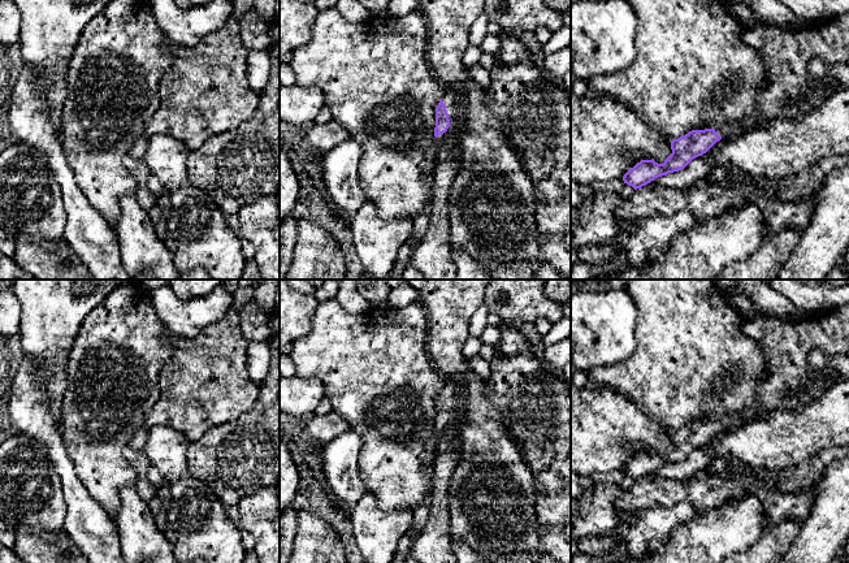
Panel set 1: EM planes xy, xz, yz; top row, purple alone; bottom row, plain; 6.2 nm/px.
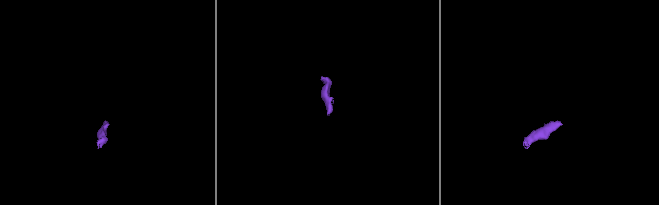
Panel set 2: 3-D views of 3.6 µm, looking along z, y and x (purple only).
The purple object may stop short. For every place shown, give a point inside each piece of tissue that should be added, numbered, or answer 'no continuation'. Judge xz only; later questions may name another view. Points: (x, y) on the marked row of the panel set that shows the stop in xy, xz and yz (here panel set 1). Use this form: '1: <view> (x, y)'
1: xz (492, 209)

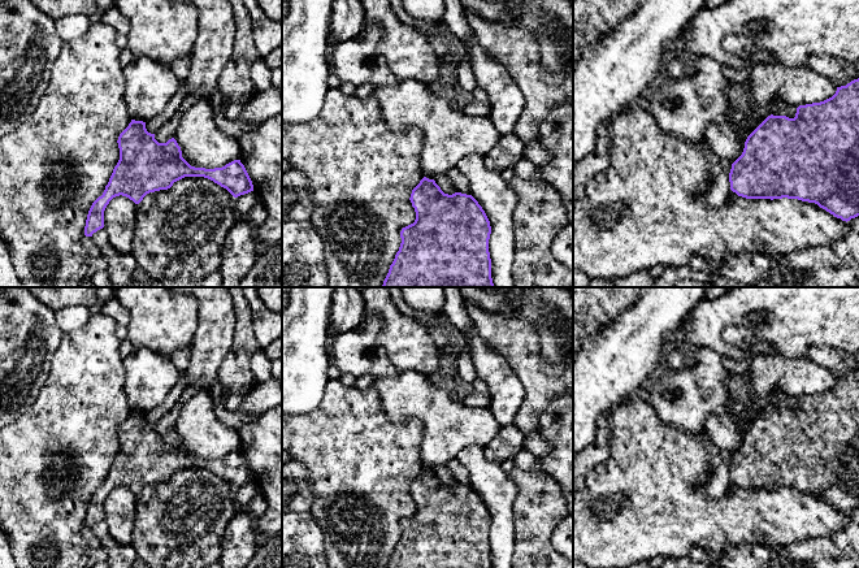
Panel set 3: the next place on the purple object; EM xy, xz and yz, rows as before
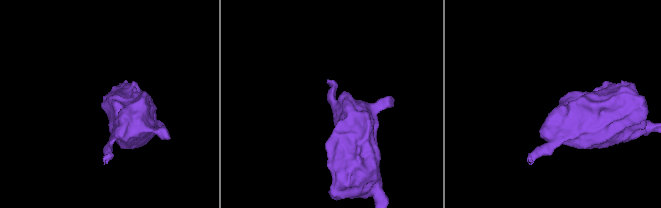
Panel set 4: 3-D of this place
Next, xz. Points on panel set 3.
no continuation

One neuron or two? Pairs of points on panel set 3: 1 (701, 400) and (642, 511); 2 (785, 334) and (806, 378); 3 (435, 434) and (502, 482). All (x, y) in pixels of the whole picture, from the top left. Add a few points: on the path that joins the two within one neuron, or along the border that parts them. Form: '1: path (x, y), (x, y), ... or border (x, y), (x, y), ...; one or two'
1: border (658, 416), (675, 428), (698, 436); two
2: border (777, 351), (792, 358), (808, 358); two
3: border (482, 446), (469, 445), (455, 458); two

